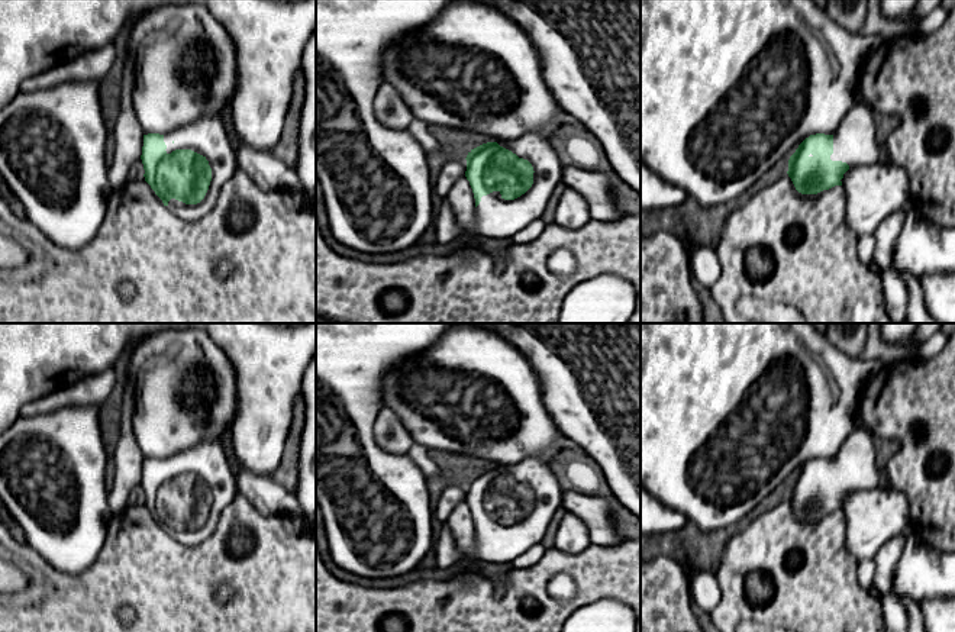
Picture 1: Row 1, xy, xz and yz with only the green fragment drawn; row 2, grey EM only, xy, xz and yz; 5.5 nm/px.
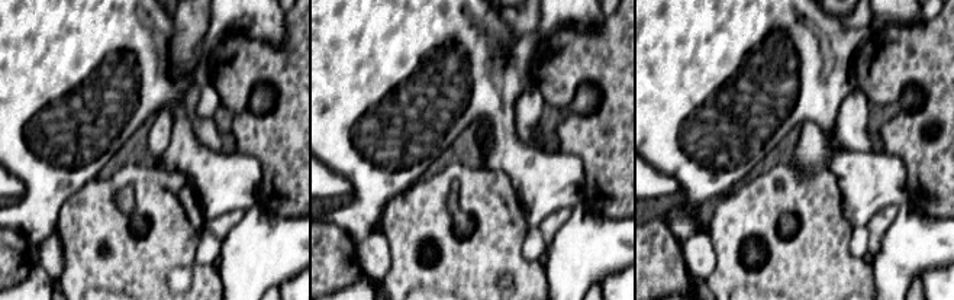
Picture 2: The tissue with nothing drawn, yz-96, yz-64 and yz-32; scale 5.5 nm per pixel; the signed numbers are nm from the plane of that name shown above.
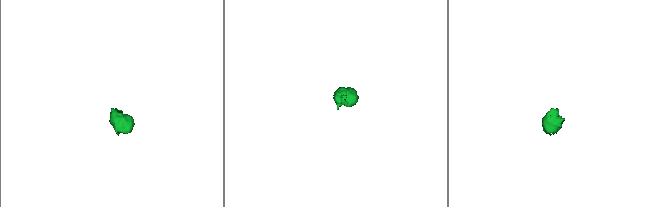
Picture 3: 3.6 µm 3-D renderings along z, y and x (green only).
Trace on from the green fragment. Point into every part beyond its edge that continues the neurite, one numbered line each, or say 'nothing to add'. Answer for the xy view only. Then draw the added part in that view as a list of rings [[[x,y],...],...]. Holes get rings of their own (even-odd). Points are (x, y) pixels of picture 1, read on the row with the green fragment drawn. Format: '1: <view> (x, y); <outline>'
1: xy (207, 136); [[[204,115],[199,120],[164,135],[167,154],[175,149],[191,149],[203,155],[212,168],[212,181],[204,199],[197,204],[185,204],[175,199],[168,201],[168,209],[178,217],[194,222],[201,219],[217,203],[222,187],[238,171],[236,151],[229,142],[225,123],[217,115]]]

